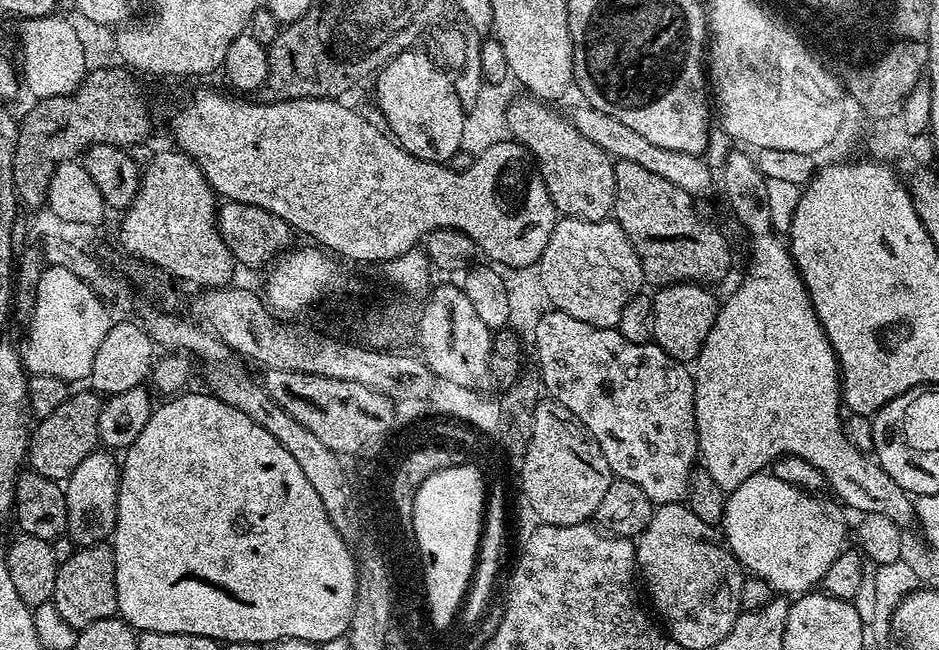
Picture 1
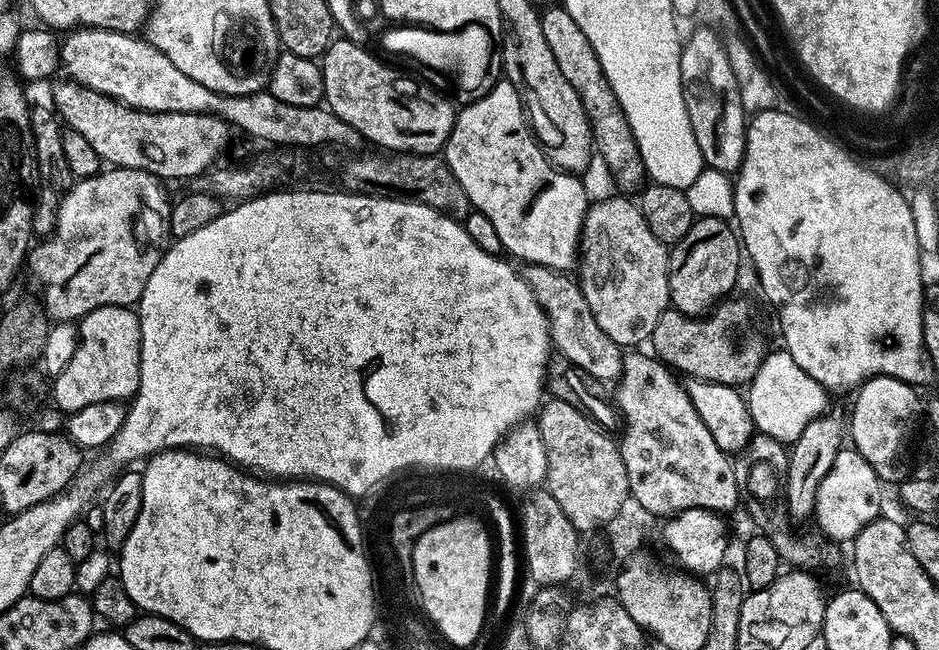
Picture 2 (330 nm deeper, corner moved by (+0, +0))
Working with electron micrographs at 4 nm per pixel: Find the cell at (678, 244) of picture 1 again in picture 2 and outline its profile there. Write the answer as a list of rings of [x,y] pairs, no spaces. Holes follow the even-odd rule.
[[[556,6],[553,12],[545,11],[540,21],[542,22],[542,35],[550,45],[550,51],[554,53],[554,59],[558,62],[558,70],[562,70],[566,82],[574,86],[586,110],[595,155],[608,167],[608,172],[612,175],[613,182],[620,187],[617,189],[621,193],[632,194],[632,191],[635,193],[645,183],[644,159],[646,156],[638,146],[634,130],[630,128],[630,122],[624,113],[624,107],[618,102],[602,70],[602,62],[598,62],[598,54],[594,54],[594,46],[590,46],[590,38],[582,34],[582,26],[578,26],[578,22],[570,18],[570,14],[563,6]]]

